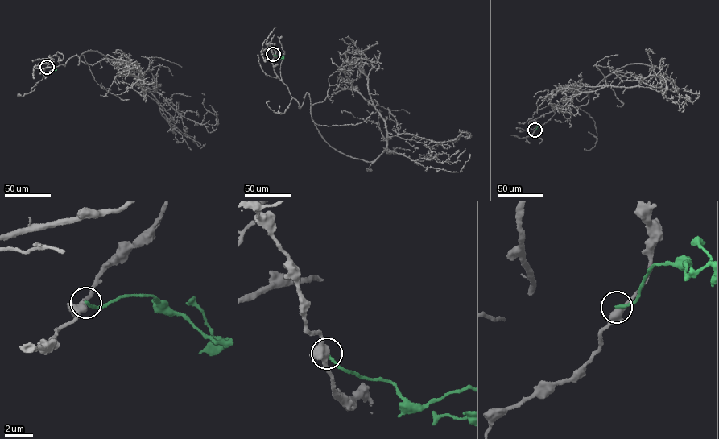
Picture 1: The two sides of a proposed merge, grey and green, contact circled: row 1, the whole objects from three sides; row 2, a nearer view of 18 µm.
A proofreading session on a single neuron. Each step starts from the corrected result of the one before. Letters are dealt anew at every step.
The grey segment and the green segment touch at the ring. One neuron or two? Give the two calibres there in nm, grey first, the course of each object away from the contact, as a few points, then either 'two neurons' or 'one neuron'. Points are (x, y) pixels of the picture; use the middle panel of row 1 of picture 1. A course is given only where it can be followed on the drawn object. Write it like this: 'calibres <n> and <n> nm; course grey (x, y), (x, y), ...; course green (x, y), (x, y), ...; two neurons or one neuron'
calibres 460 and 220 nm; course grey (273, 54), (336, 151), (372, 161), (393, 135), (471, 135), (445, 149); course green (273, 54), (283, 56), (280, 59); two neurons

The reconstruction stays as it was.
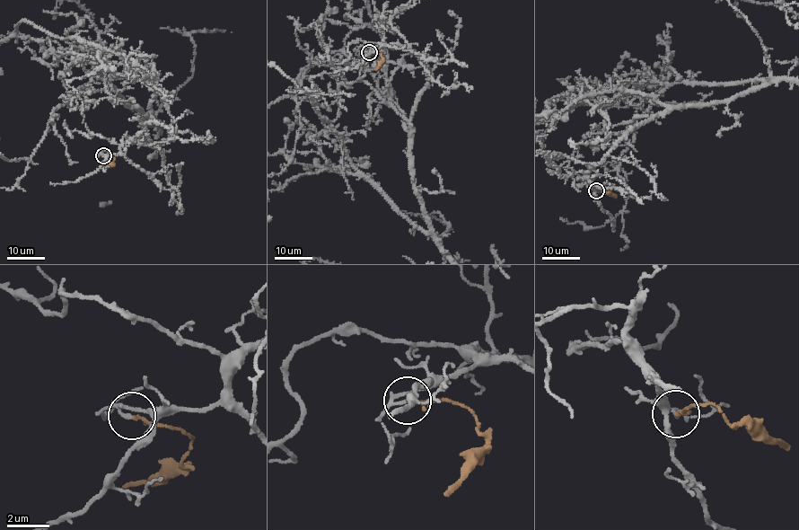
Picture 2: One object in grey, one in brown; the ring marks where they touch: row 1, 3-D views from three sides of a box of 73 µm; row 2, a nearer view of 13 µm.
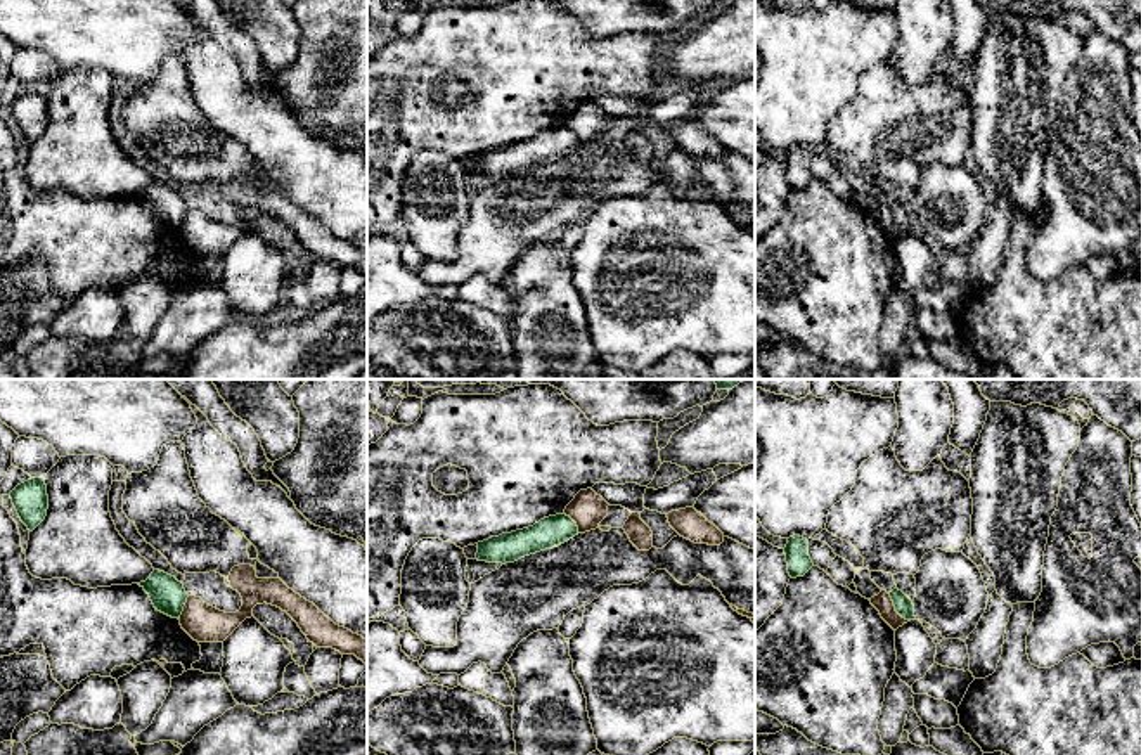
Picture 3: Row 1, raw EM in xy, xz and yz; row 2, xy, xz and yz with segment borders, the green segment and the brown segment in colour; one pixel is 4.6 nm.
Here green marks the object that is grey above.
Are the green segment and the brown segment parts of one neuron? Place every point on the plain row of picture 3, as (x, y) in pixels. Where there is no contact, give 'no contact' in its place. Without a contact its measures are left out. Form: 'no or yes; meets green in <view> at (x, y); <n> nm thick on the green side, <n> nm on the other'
no; meets green in yz at (896, 220); 90 nm thick on the green side, 90 nm on the other

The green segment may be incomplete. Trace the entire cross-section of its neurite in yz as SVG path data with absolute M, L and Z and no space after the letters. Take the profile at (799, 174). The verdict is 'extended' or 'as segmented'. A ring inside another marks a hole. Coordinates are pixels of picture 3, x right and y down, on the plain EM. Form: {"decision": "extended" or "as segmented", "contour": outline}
{"decision": "as segmented", "contour": "M800 147L788 151L784 166L791 190L803 189L814 178L809 168L809 152Z"}

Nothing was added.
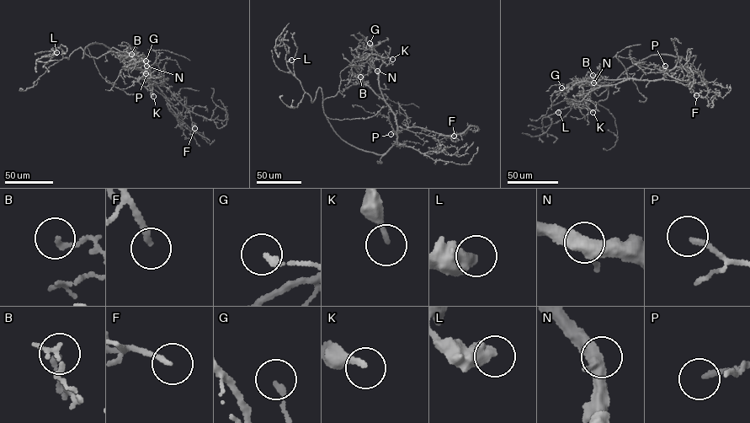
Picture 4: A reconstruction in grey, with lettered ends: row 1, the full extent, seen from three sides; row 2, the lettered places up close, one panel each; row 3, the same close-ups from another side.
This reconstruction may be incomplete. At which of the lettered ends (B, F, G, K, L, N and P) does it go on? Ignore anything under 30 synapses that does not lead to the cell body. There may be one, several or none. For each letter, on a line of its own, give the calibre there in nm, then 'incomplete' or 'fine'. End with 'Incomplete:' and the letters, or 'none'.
B: calibre 170 nm; fine
F: calibre 180 nm; fine
G: calibre 220 nm; fine
K: calibre 200 nm; fine
L: calibre 550 nm; fine
N: calibre 400 nm; fine
P: calibre 180 nm; fine
Incomplete: none

